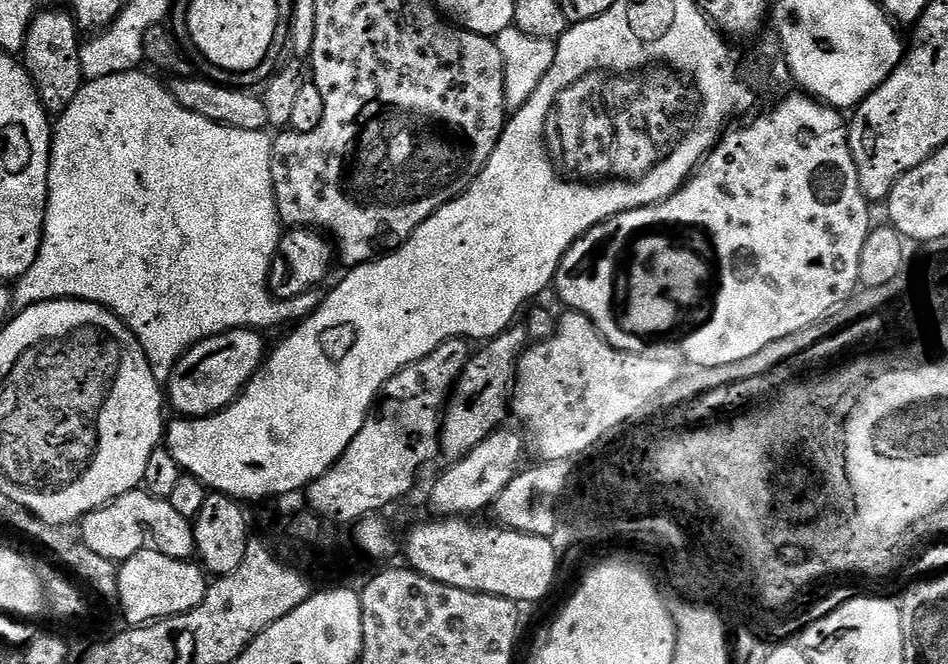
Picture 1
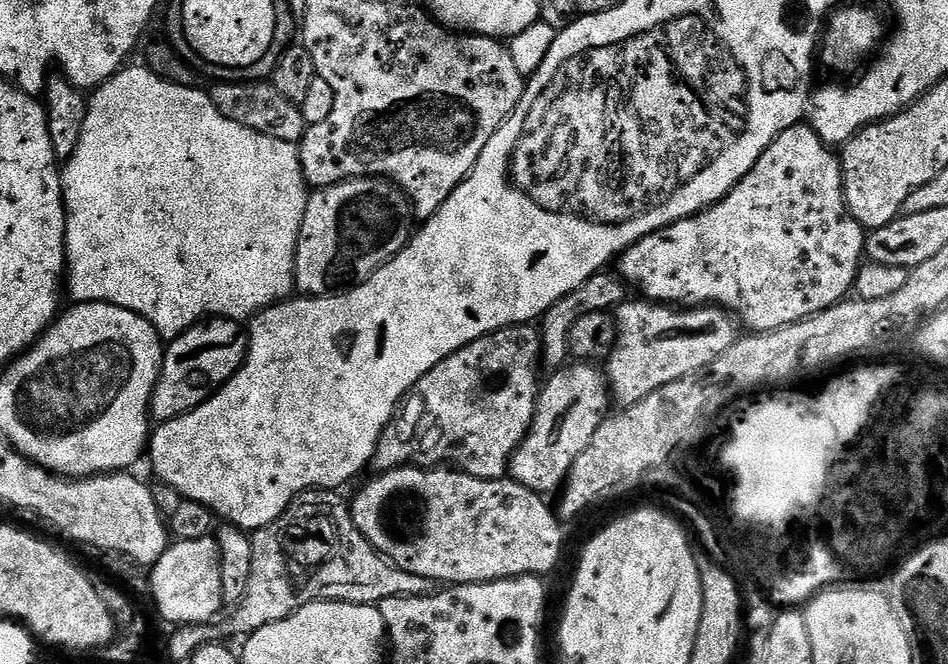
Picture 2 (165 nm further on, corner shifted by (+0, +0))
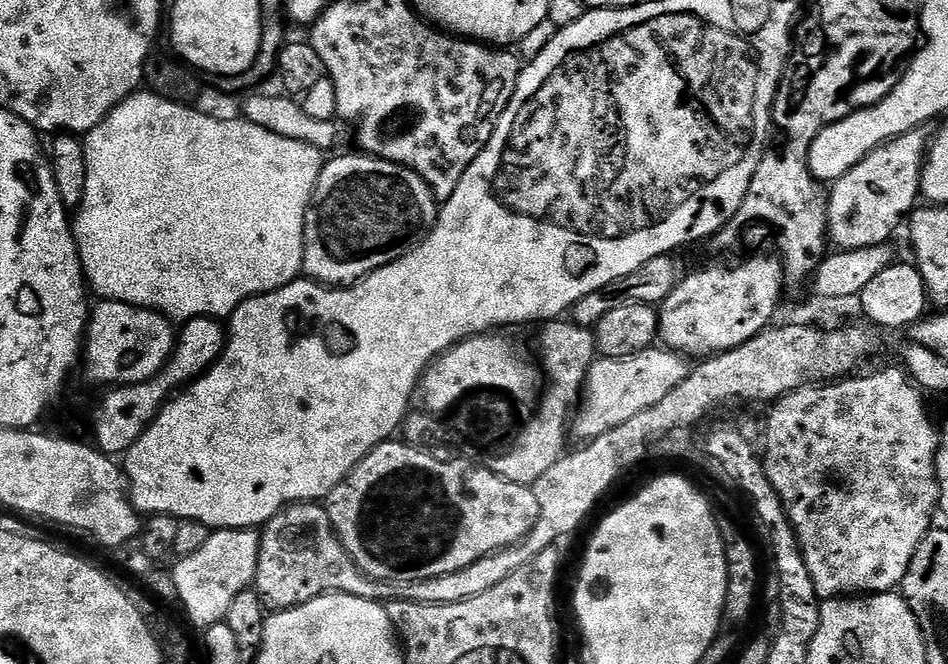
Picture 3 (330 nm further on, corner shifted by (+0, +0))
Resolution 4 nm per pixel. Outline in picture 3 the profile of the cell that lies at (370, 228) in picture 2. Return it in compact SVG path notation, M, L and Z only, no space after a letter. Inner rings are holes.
M340 156L323 165L312 203L304 219L304 270L307 279L325 286L351 286L374 270L417 248L434 230L441 205L430 186L413 168L404 168L376 156Z

